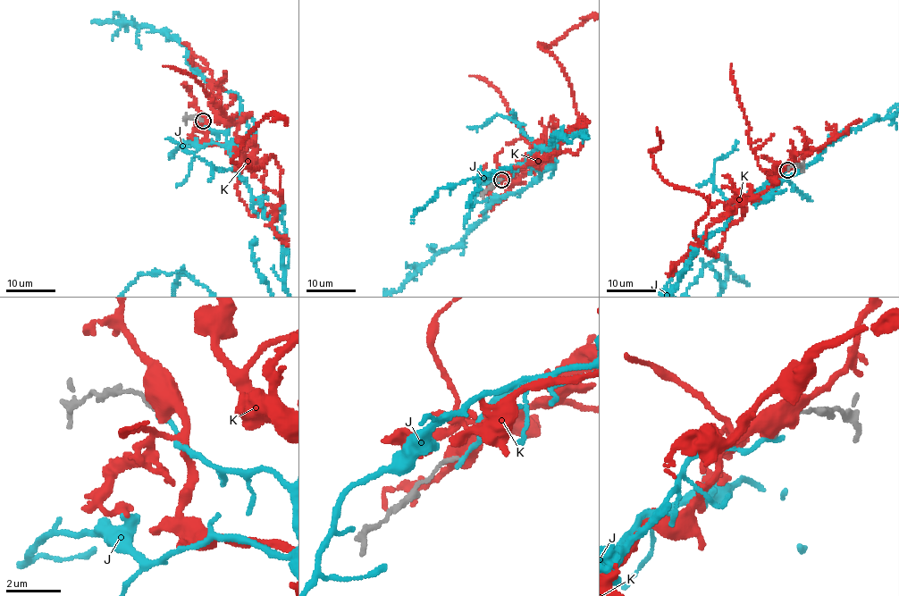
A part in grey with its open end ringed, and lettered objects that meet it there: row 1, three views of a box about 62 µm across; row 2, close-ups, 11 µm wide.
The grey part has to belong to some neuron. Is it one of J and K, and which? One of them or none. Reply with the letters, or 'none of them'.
none of them

